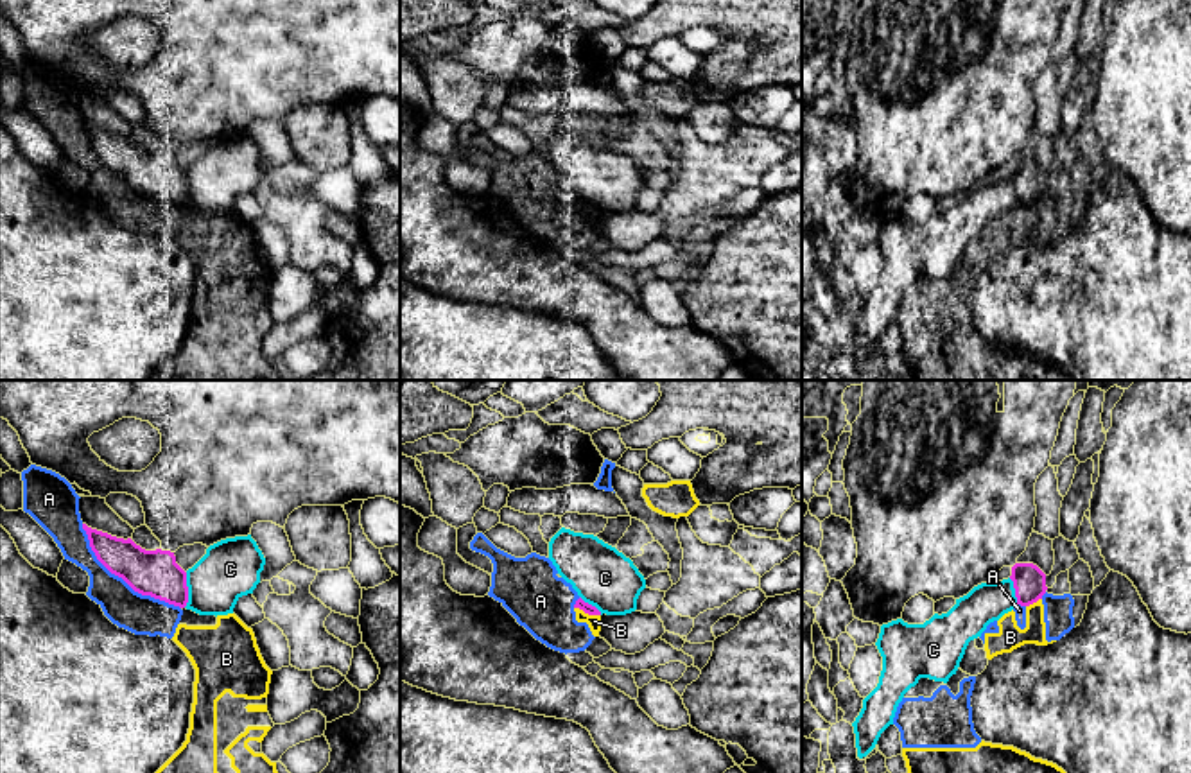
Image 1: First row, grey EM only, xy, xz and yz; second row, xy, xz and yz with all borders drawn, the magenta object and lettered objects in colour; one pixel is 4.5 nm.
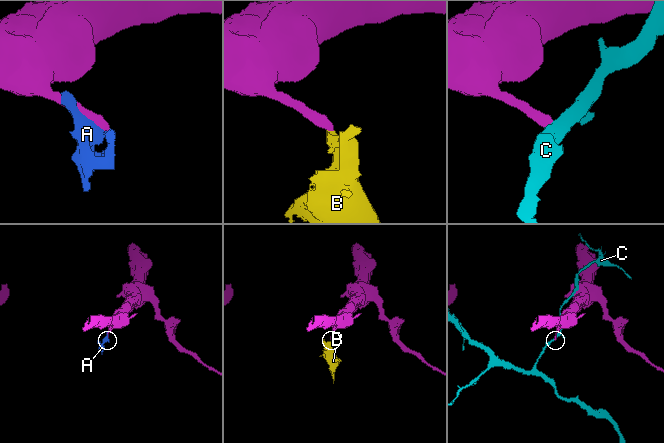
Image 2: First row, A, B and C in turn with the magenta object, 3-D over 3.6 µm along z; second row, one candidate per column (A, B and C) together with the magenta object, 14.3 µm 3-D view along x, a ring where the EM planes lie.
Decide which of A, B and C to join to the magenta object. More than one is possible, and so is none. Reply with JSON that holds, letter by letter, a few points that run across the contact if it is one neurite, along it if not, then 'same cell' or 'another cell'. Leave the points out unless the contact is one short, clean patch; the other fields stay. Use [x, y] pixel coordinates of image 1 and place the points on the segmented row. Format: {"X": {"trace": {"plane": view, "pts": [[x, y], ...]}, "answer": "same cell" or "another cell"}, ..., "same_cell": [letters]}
{"A": {"answer": "another cell"}, "B": {"answer": "another cell"}, "C": {"answer": "another cell"}, "same_cell": []}

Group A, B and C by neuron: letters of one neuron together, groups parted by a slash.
A B / C

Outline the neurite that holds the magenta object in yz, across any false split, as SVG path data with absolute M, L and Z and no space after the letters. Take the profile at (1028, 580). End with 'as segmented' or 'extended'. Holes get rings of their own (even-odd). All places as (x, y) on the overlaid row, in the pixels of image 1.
M1015 563L1012 576L1017 604L1030 606L1046 594L1046 574L1033 563Z | as segmented

